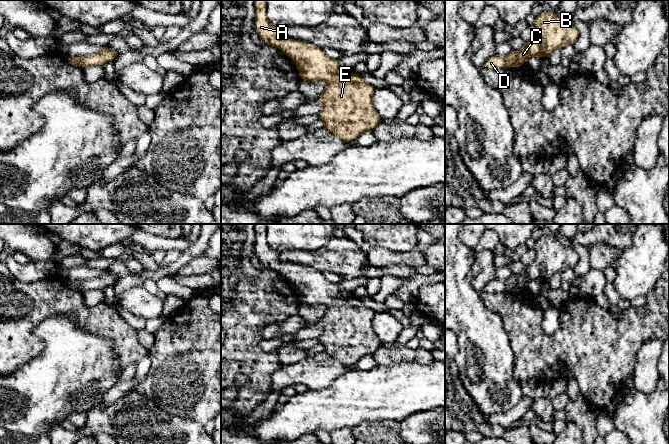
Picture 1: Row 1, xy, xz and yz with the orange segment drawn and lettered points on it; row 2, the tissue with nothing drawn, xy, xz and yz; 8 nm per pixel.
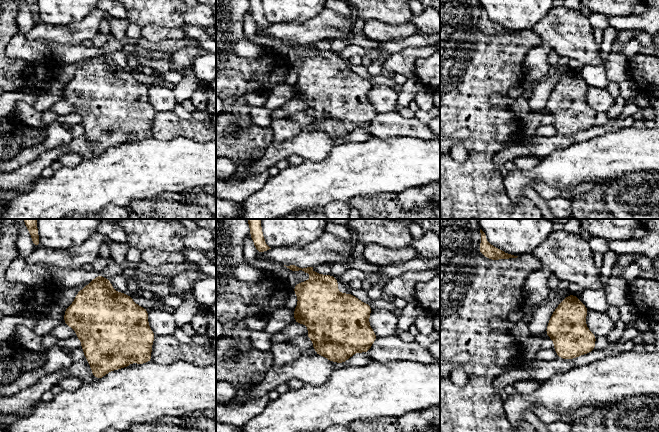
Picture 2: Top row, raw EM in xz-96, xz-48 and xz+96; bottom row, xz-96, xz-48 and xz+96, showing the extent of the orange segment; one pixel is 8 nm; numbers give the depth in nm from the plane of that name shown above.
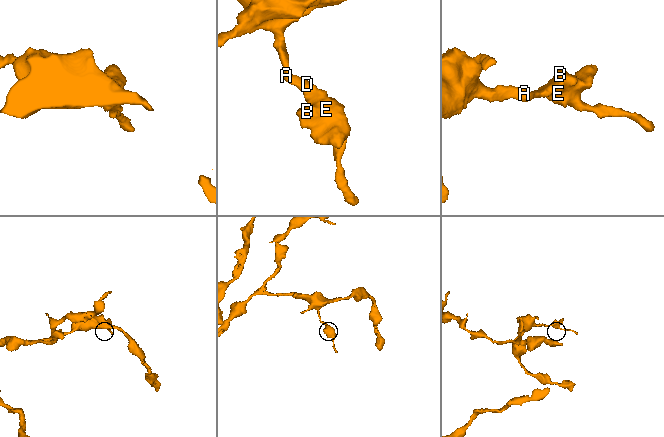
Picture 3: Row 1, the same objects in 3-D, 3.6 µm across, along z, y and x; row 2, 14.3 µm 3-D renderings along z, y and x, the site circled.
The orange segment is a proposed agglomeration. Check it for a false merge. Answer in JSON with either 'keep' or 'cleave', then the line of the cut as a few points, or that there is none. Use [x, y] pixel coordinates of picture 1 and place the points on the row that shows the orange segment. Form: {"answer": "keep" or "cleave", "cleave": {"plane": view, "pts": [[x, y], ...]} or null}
{"answer": "keep", "cleave": null}

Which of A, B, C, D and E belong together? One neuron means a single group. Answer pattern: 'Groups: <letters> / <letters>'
Groups: A B C D E

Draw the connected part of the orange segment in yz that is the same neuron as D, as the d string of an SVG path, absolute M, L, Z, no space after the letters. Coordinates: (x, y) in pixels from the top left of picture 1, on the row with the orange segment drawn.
M553 10L542 11L533 24L536 33L521 50L513 50L507 56L492 55L484 64L486 69L513 68L522 66L531 57L547 58L553 50L574 45L579 37L578 29L571 23L563 22Z

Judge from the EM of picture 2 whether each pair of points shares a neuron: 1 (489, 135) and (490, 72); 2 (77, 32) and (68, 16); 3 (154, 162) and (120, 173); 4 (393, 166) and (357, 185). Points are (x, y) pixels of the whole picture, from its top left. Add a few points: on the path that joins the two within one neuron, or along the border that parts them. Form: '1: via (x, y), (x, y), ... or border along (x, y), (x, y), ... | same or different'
1: via (482, 119), (482, 88) | same
2: border along (92, 10), (79, 21), (62, 25), (49, 25) | different
3: via (146, 168), (128, 172) | same
4: via (384, 166), (376, 166), (366, 176) | same

